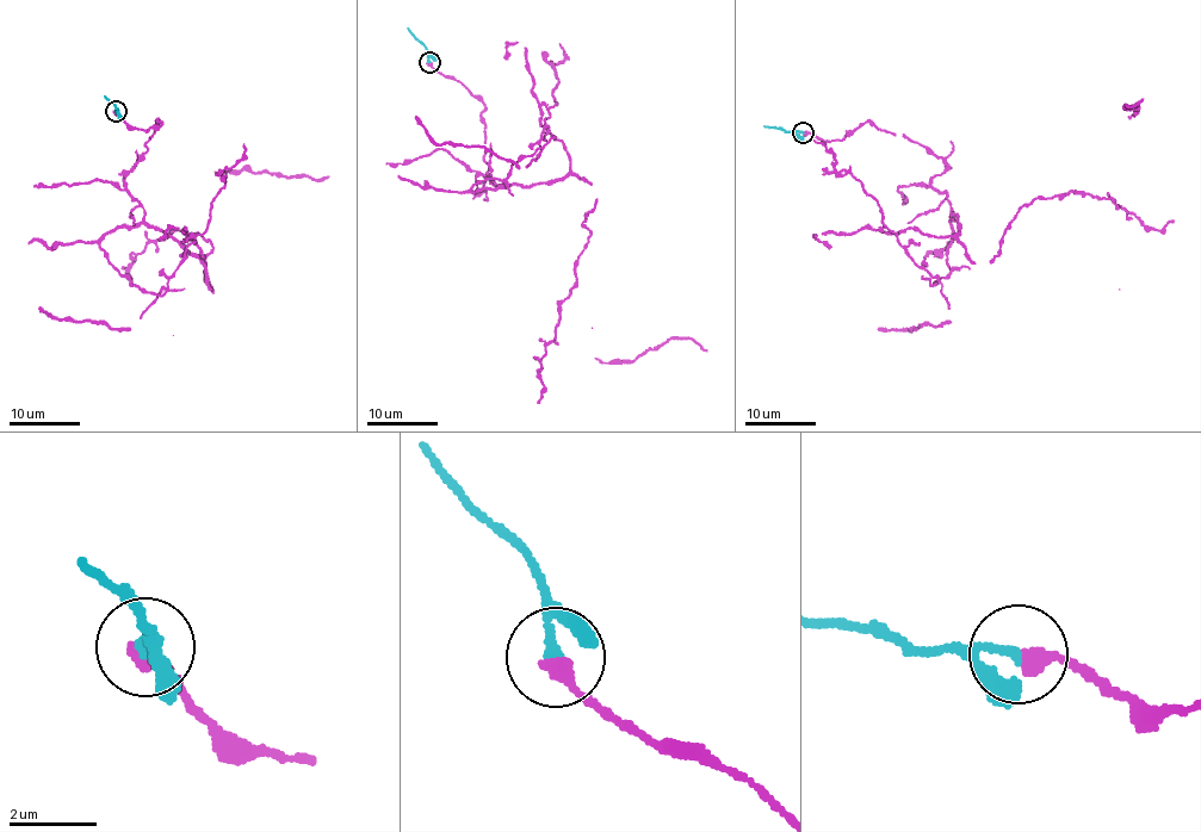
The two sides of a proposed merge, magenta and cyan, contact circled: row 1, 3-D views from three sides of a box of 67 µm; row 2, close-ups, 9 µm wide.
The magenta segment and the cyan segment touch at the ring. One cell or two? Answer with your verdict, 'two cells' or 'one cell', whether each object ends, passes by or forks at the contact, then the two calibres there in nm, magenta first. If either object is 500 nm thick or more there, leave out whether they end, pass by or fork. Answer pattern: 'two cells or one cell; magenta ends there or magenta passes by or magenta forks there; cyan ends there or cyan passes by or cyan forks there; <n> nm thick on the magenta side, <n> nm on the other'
one cell; magenta ends there; cyan ends there; 400 nm thick on the magenta side, 240 nm on the other

